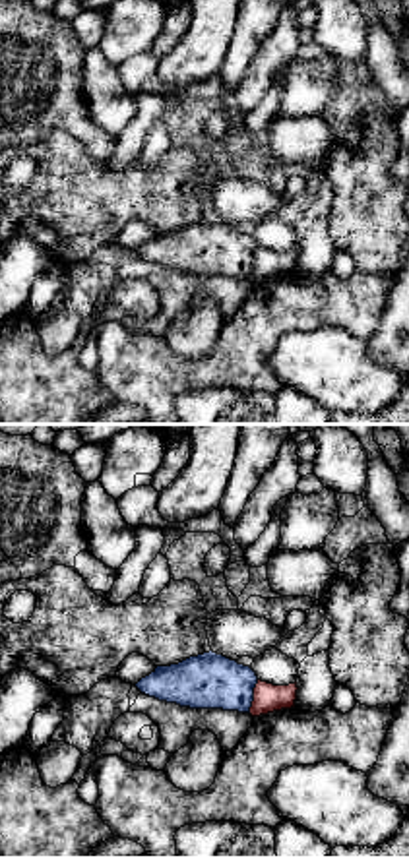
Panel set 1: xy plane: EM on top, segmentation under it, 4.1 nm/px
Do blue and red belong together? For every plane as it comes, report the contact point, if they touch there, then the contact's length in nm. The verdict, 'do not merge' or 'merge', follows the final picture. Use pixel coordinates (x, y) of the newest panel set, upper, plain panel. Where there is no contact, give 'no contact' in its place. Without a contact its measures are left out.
(252, 262) | 140 nm

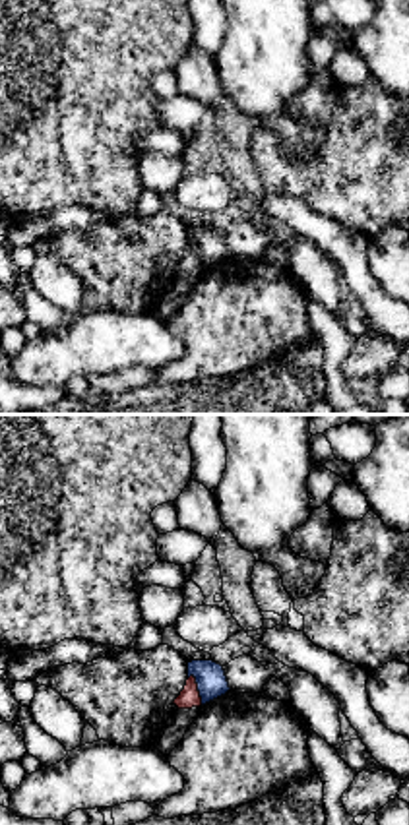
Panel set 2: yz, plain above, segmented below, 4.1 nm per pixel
(198, 256) | 140 nm

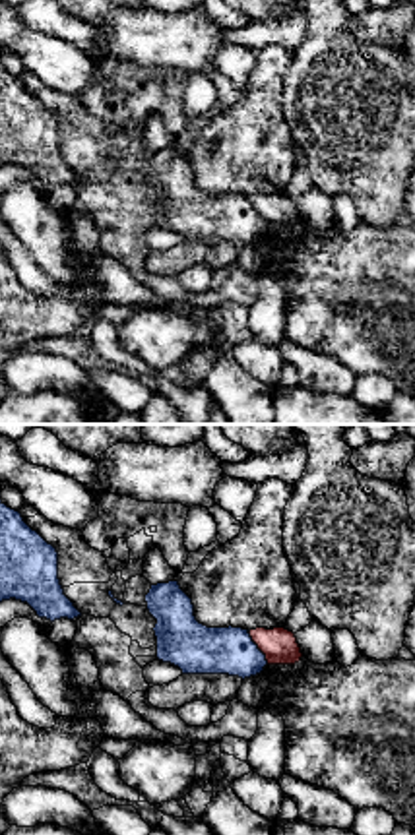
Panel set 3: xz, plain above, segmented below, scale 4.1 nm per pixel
(256, 214) | 160 nm

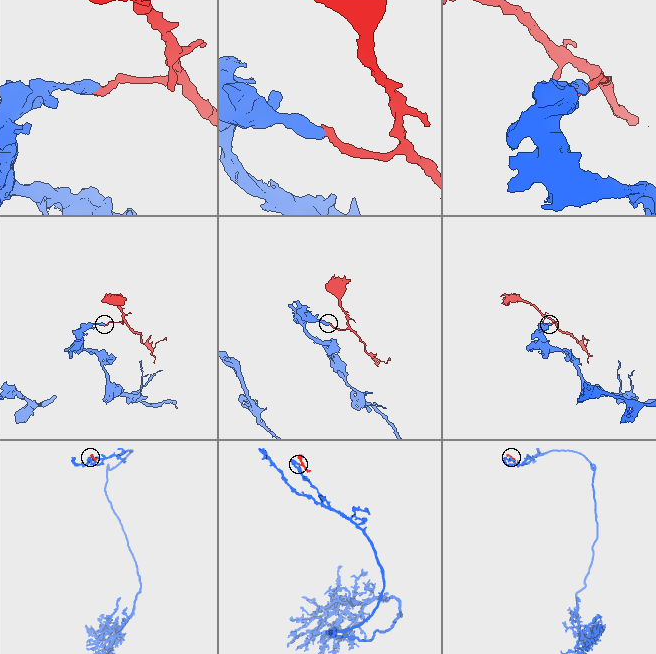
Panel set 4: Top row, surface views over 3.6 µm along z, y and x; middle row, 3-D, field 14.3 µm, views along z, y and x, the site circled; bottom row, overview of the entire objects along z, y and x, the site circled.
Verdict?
do not merge

